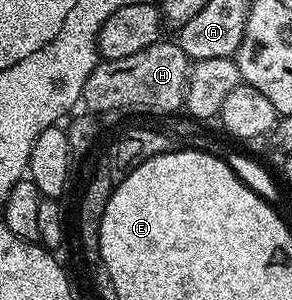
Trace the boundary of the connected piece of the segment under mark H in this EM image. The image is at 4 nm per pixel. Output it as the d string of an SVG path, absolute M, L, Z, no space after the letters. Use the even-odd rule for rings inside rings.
M161 38L153 46L145 46L145 50L137 50L137 54L129 54L129 58L103 60L85 78L82 103L88 113L115 112L118 108L148 108L151 112L175 112L184 107L187 98L187 81L191 75L192 61L189 60L181 46L174 39Z

